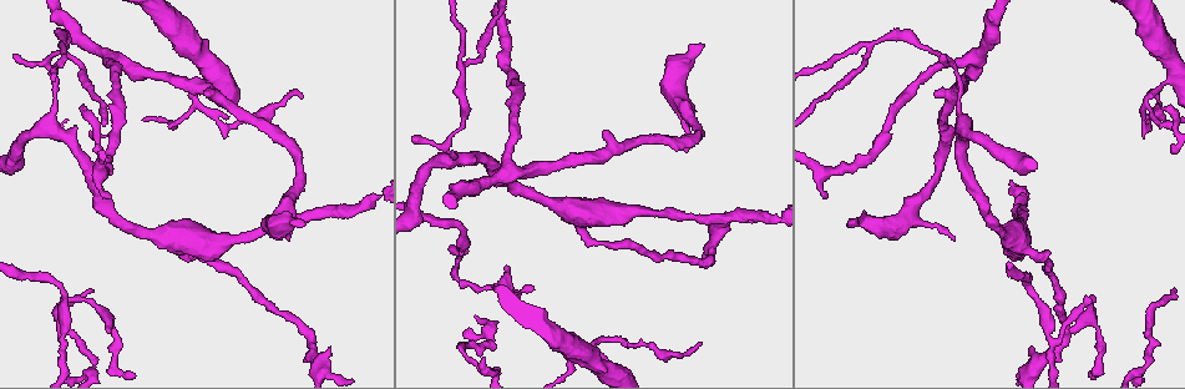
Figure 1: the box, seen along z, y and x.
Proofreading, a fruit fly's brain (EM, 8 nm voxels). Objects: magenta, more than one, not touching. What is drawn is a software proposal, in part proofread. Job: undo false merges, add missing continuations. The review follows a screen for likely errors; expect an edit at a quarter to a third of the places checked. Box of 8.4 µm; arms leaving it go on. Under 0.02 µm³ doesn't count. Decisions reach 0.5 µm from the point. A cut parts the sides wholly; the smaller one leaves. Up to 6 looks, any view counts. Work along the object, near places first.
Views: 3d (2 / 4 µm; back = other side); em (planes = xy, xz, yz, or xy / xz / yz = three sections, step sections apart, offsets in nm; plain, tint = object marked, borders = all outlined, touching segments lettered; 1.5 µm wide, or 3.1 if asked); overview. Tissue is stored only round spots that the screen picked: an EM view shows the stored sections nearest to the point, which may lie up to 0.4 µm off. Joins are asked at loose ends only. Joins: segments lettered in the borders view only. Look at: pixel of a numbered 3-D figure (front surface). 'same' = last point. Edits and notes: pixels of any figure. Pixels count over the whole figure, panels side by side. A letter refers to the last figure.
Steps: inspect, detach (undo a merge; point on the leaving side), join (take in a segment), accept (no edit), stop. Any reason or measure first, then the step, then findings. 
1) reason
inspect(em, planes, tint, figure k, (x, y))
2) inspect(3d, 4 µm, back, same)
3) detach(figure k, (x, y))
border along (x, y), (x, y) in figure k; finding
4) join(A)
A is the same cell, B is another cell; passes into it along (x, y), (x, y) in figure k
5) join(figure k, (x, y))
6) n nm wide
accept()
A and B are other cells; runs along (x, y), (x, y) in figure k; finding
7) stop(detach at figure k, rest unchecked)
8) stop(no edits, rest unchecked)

an open end
inspect(em, xz, step 8, plain, figure 1, (208, 96))

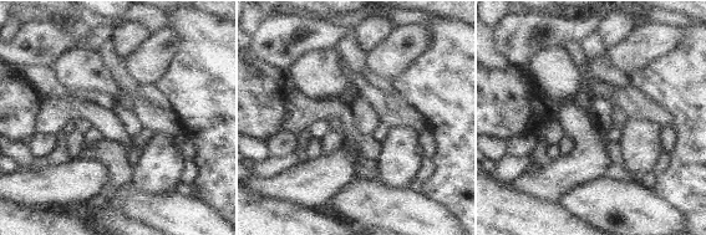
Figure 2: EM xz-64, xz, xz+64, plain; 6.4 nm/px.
see the neighbours
inspect(em, xz, step 8, borders, same)

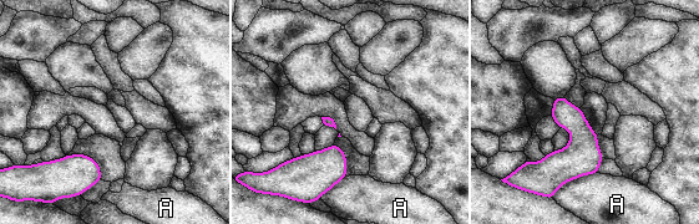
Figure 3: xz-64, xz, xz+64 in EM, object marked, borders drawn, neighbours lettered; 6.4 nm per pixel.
170 nm wide; A touches over 340 nm
accept()
A is another cell; none of them fits

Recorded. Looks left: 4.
narrows sharply
inspect(3d, 4 µm, figure 1, (1148, 122))

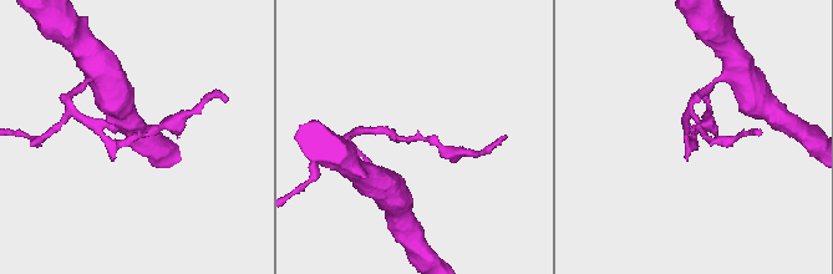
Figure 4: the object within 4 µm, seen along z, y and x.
inspect(em, yz, step 8, tint, figure 4, (693, 137))

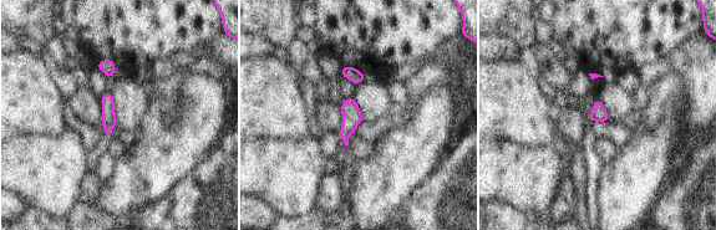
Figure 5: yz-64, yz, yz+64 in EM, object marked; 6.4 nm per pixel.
inspect(em, planes, borders, same)

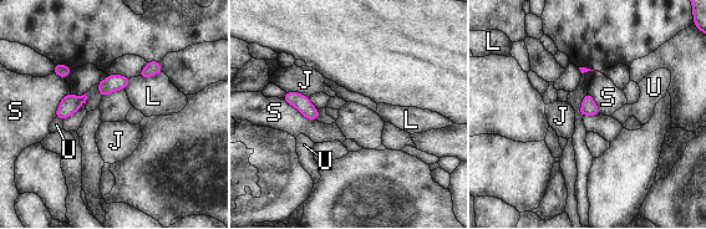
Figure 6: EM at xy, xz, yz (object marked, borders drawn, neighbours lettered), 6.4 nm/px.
120 nm wide
accept()
J, L, S and U are other cells; border along (282, 98), (305, 117), (315, 121) in figure 6; continuous, no second neuron

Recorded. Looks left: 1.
stop(no edits, rest unchecked)

